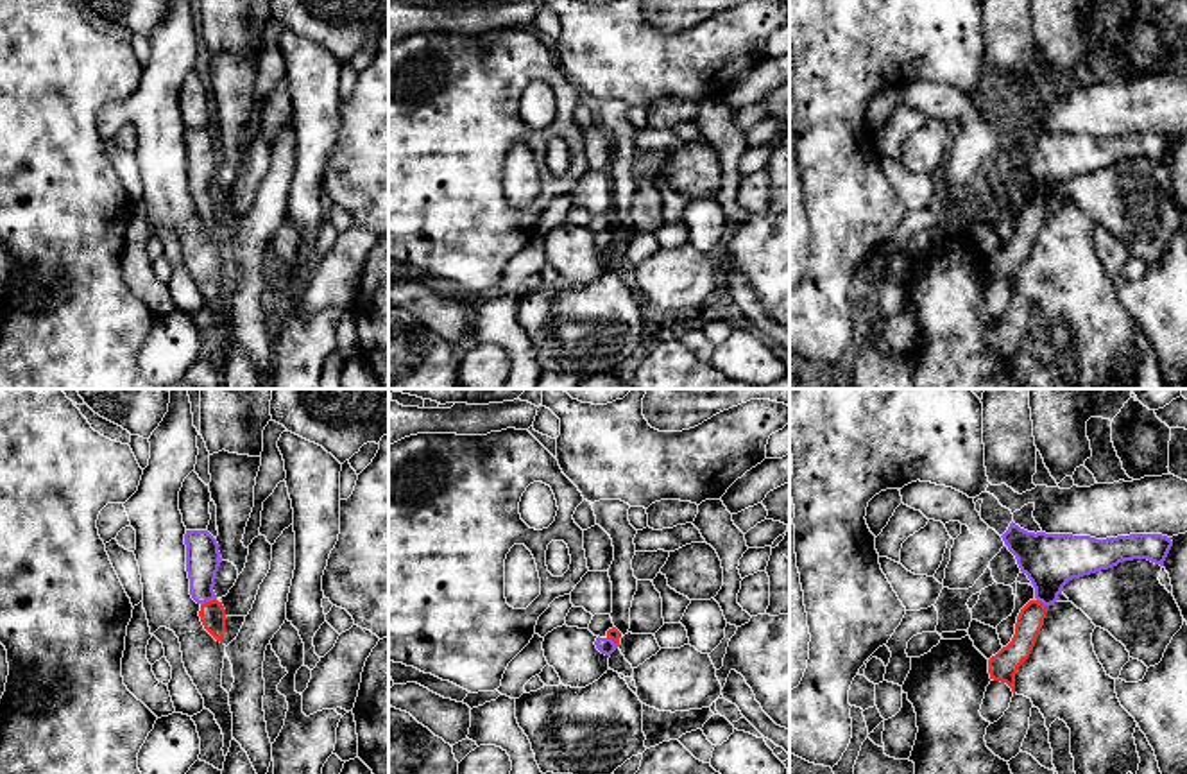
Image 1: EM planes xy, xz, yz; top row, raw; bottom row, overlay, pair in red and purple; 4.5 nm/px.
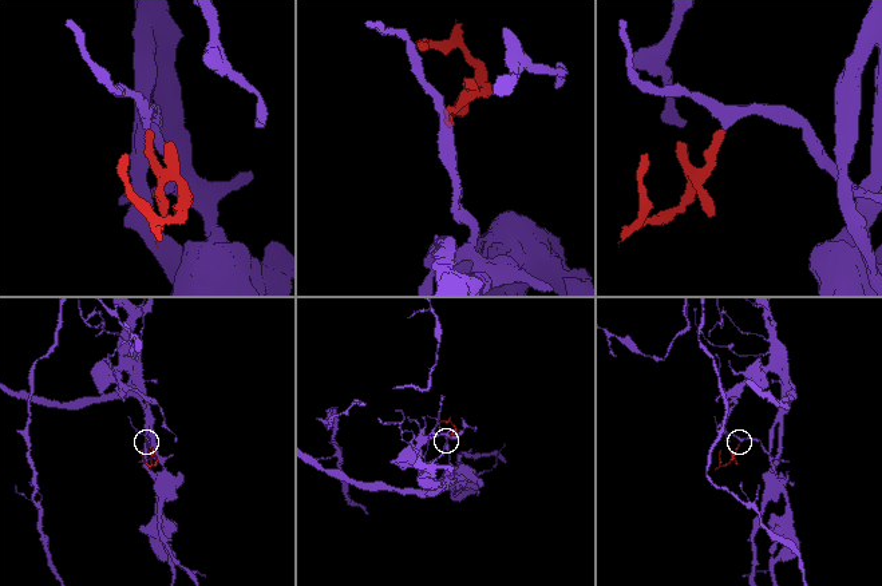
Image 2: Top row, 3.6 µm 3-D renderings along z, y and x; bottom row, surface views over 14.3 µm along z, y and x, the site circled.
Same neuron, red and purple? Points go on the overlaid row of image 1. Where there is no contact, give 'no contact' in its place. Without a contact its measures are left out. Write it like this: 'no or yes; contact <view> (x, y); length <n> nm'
yes; contact xy (210, 601); length 80 nm

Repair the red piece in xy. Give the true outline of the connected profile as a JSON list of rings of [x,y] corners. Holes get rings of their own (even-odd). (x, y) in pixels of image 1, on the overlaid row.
[[[186,530],[184,545],[190,595],[201,606],[199,616],[204,629],[224,643],[226,609],[213,591],[222,563],[218,543],[208,530]]]

